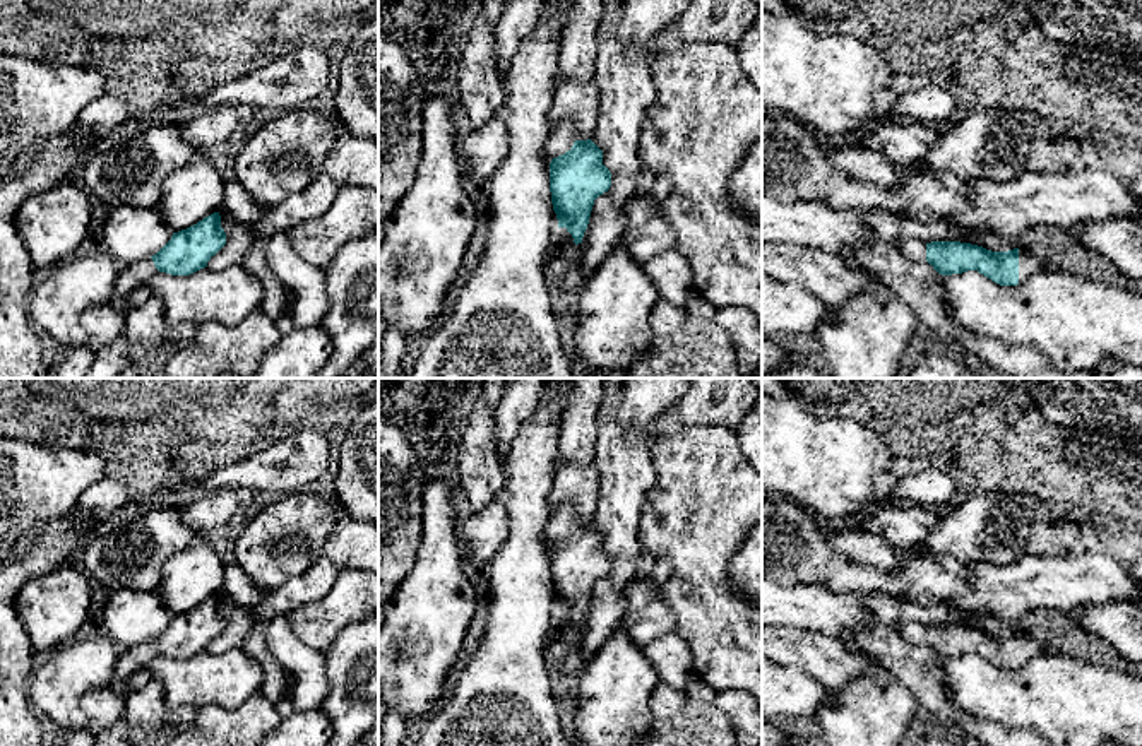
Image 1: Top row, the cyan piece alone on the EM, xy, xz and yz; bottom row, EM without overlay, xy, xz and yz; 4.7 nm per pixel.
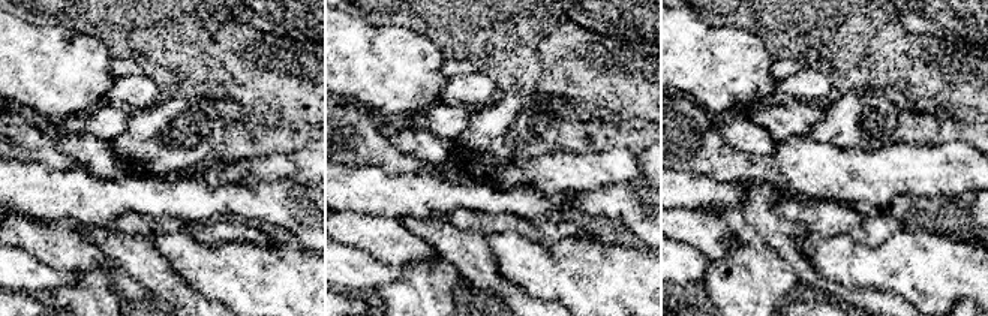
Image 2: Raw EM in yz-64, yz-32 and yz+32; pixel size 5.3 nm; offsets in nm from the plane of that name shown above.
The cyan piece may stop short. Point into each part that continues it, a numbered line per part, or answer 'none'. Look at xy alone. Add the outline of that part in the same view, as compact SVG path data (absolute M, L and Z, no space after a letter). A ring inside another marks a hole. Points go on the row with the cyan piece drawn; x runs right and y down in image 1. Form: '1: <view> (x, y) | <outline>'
1: xy (132, 276) | M152 258L122 265L120 272L115 281L115 294L116 296L127 296L135 287L149 284L149 281L158 274L158 269L152 262Z

